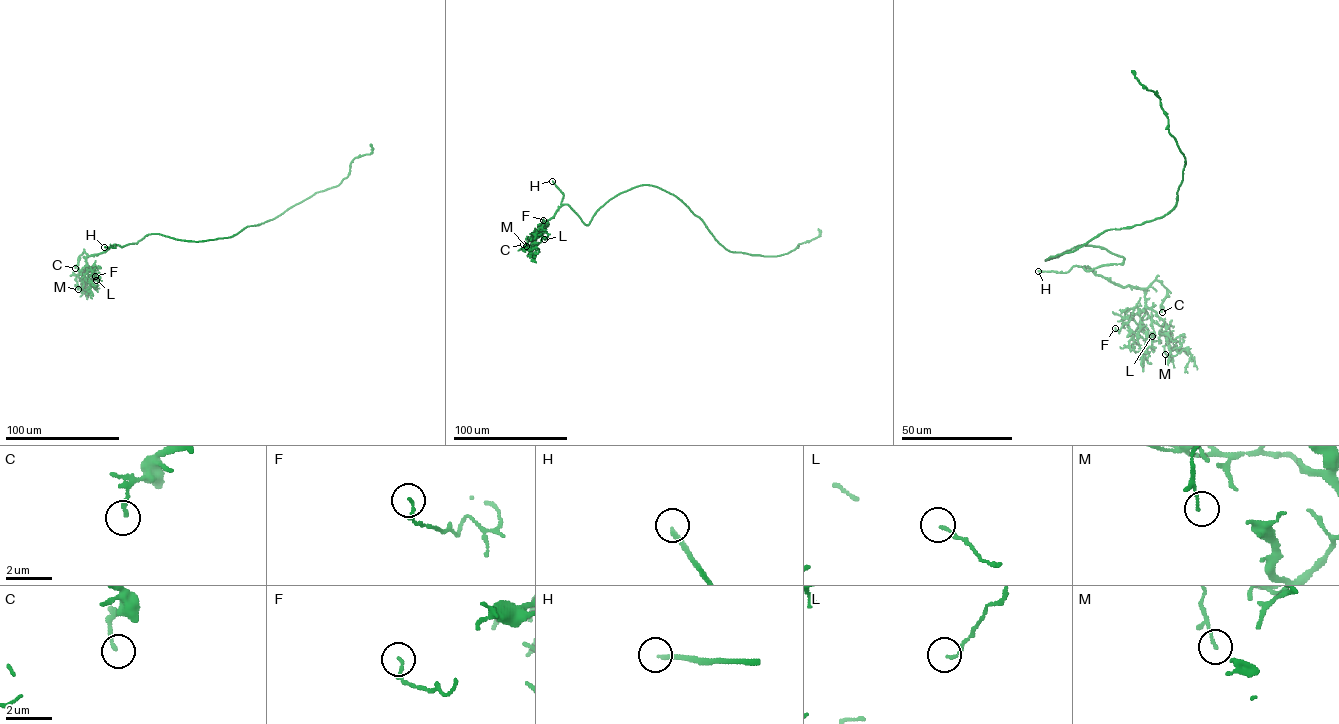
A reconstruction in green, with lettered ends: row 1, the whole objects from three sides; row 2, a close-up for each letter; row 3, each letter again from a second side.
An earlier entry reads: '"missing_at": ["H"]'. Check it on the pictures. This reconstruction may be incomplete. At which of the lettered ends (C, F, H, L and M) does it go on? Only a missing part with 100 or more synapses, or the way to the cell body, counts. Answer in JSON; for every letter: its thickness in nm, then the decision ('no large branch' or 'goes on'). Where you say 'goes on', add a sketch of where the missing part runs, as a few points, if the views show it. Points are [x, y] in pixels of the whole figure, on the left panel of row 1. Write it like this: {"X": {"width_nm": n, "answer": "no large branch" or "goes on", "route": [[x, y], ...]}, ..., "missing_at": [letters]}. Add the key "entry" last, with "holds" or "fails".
{"C": {"width_nm": 160, "answer": "no large branch"}, "F": {"width_nm": 120, "answer": "no large branch"}, "H": {"width_nm": 180, "answer": "goes on"}, "L": {"width_nm": 110, "answer": "no large branch"}, "M": {"width_nm": 100, "answer": "no large branch"}, "missing_at": ["H"], "entry": "holds"}

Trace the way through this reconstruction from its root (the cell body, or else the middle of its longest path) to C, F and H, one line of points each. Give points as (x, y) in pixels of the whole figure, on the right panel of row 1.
C: (1053, 256), (1046, 260), (1091, 245), (1123, 257), (1083, 267), (1122, 286), (1159, 281), (1167, 289), (1162, 312)
F: (1053, 256), (1046, 260), (1091, 245), (1124, 258), (1083, 267), (1145, 290), (1144, 310), (1134, 307), (1115, 328)
H: (1053, 256), (1078, 245), (1091, 245), (1124, 260), (1088, 271), (1077, 266), (1065, 272), (1038, 271)

